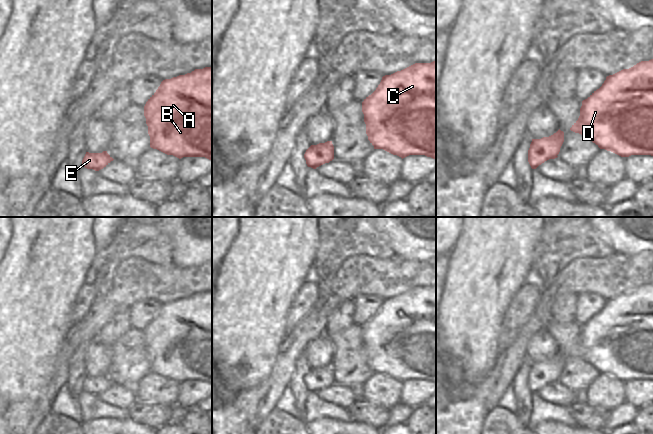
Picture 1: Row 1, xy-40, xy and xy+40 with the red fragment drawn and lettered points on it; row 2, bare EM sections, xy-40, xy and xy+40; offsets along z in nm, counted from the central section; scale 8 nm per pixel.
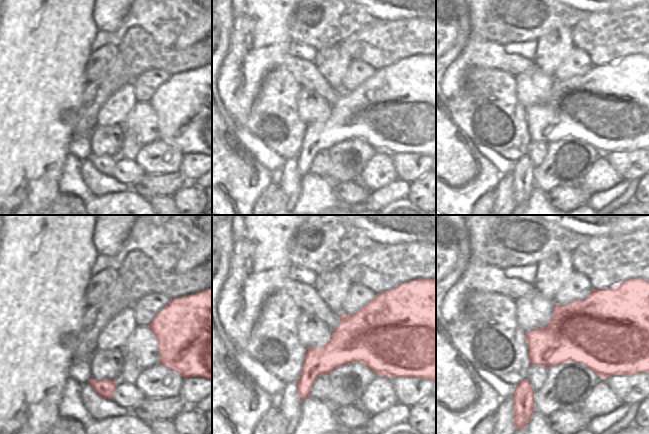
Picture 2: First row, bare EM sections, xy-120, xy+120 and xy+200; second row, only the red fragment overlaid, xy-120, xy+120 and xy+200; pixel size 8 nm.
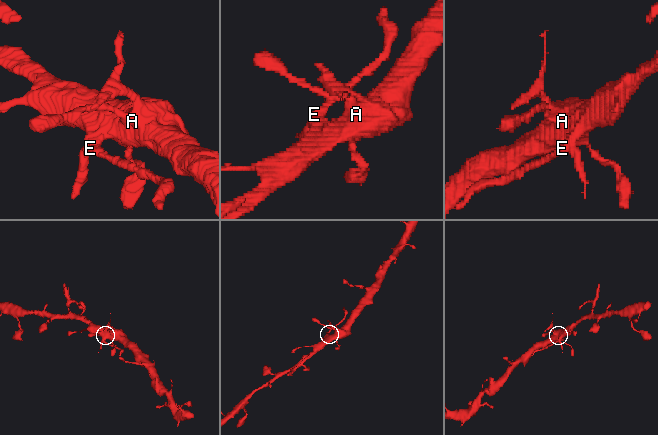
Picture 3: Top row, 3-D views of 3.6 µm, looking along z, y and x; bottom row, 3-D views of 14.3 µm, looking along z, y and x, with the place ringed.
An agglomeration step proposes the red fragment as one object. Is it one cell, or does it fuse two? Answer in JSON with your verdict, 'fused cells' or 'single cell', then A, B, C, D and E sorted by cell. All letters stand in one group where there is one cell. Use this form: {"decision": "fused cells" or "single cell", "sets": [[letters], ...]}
{"decision": "fused cells", "sets": [["A", "B", "C", "D"], ["E"]]}

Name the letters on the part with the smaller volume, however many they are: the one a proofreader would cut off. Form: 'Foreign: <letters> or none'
Foreign: E

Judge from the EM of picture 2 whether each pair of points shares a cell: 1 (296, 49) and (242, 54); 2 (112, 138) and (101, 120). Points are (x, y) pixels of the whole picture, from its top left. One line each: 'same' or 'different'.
1: different
2: different

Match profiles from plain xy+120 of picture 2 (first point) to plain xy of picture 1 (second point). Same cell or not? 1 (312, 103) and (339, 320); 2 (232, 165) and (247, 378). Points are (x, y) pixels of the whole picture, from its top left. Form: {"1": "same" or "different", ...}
{"1": "different", "2": "different"}

